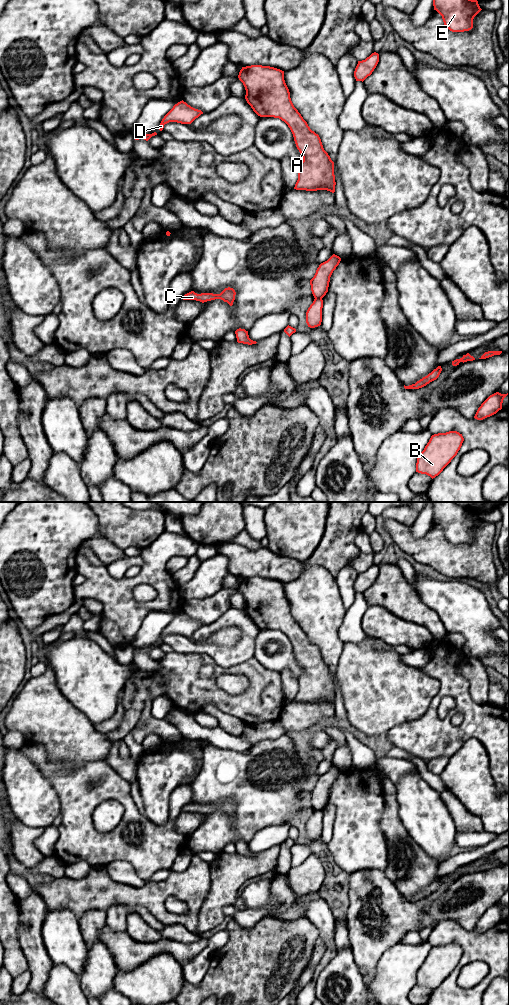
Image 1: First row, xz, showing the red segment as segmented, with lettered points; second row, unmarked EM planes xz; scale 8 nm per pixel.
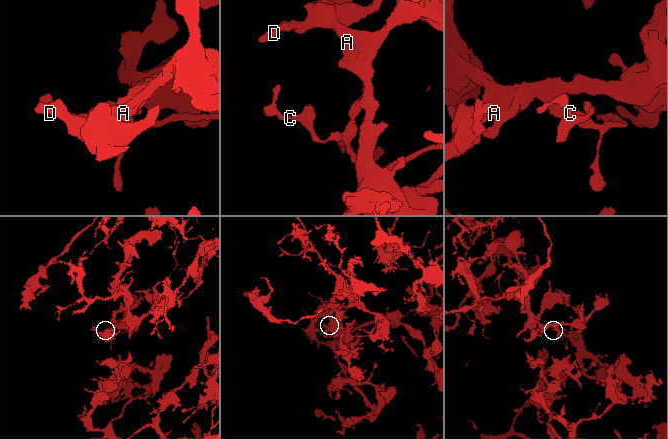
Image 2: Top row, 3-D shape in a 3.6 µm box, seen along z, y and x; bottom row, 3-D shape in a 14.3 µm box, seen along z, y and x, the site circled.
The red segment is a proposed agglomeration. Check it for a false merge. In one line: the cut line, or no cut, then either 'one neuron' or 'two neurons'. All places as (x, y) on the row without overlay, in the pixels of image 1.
cut in xz along (315, 809), (321, 810); two neurons

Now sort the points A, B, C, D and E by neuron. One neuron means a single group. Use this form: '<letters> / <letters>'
A B D E / C

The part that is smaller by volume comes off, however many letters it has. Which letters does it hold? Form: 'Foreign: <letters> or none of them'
Foreign: C

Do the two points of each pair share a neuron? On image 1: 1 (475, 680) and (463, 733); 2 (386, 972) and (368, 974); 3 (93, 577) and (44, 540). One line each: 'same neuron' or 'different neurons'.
1: different neurons
2: different neurons
3: different neurons

